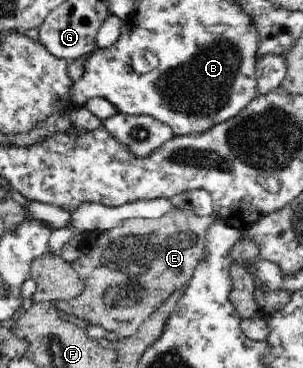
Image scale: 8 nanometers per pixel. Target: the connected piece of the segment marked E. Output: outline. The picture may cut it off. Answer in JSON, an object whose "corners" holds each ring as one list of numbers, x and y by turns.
{"corners":[[174,208,165,216,155,218,126,218,108,230,90,231,78,243,81,255,71,266,84,281,84,291,76,298,65,301,51,301,59,310,74,315,78,319,99,325,107,332,115,332,119,337,136,335,141,325,154,314,172,294,184,290,193,277,194,269,204,254,203,240,208,228,219,220,216,214,198,217,190,211]]}

